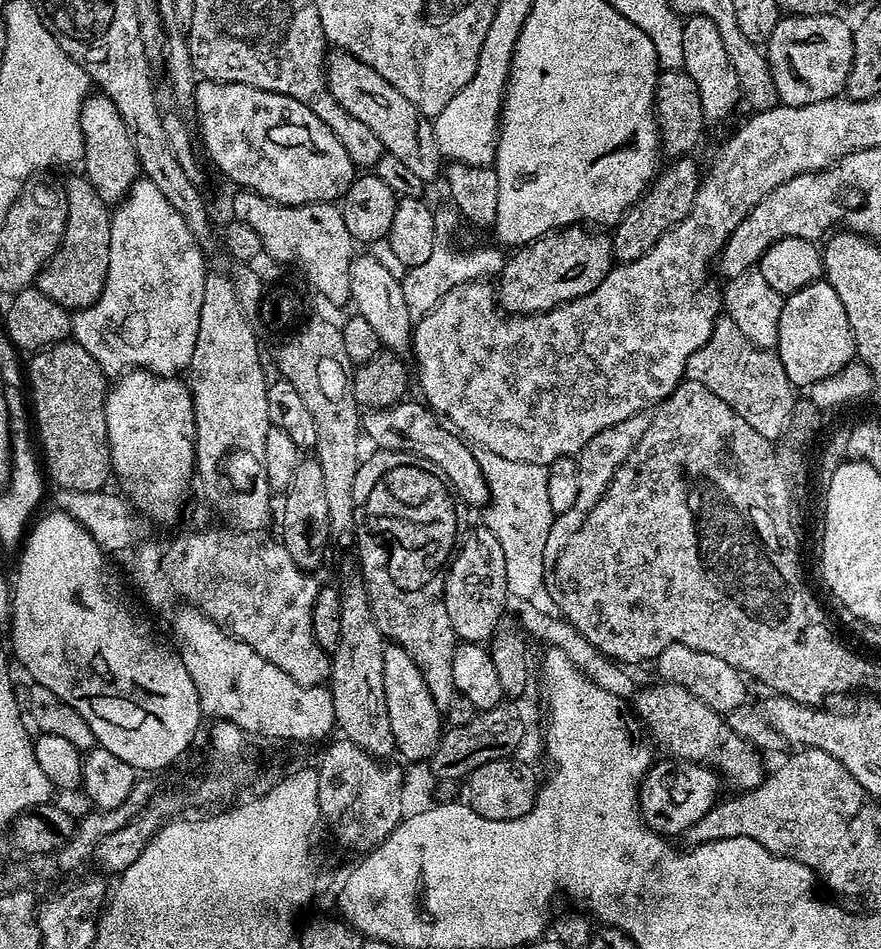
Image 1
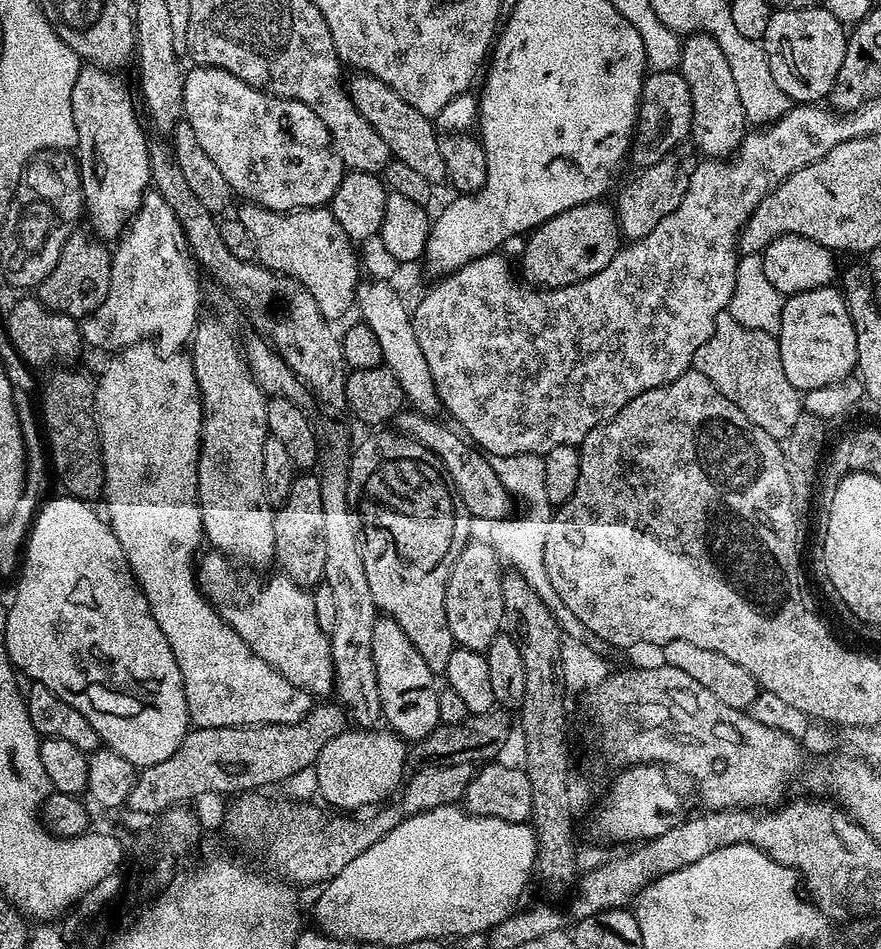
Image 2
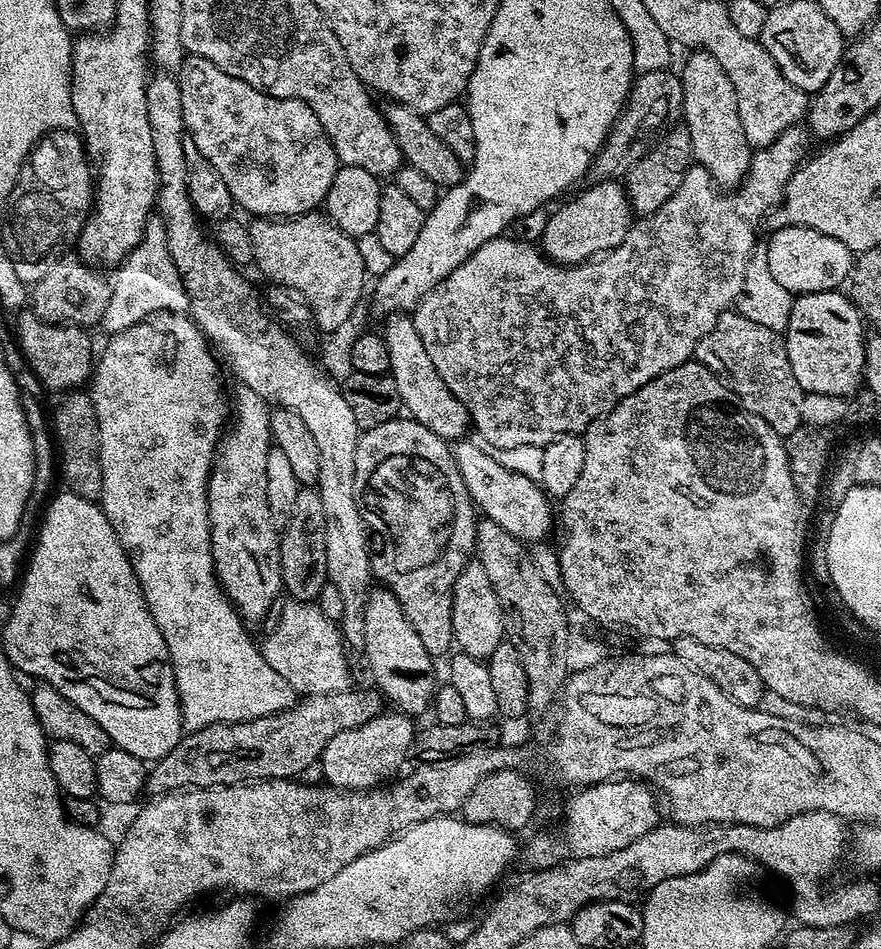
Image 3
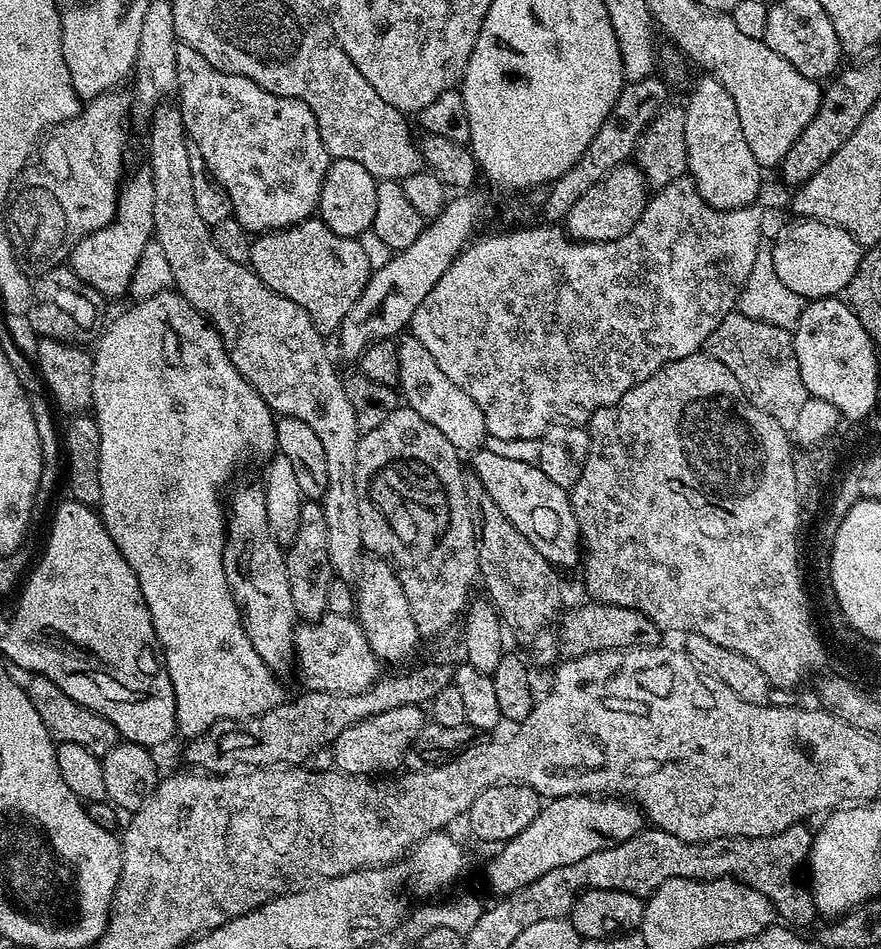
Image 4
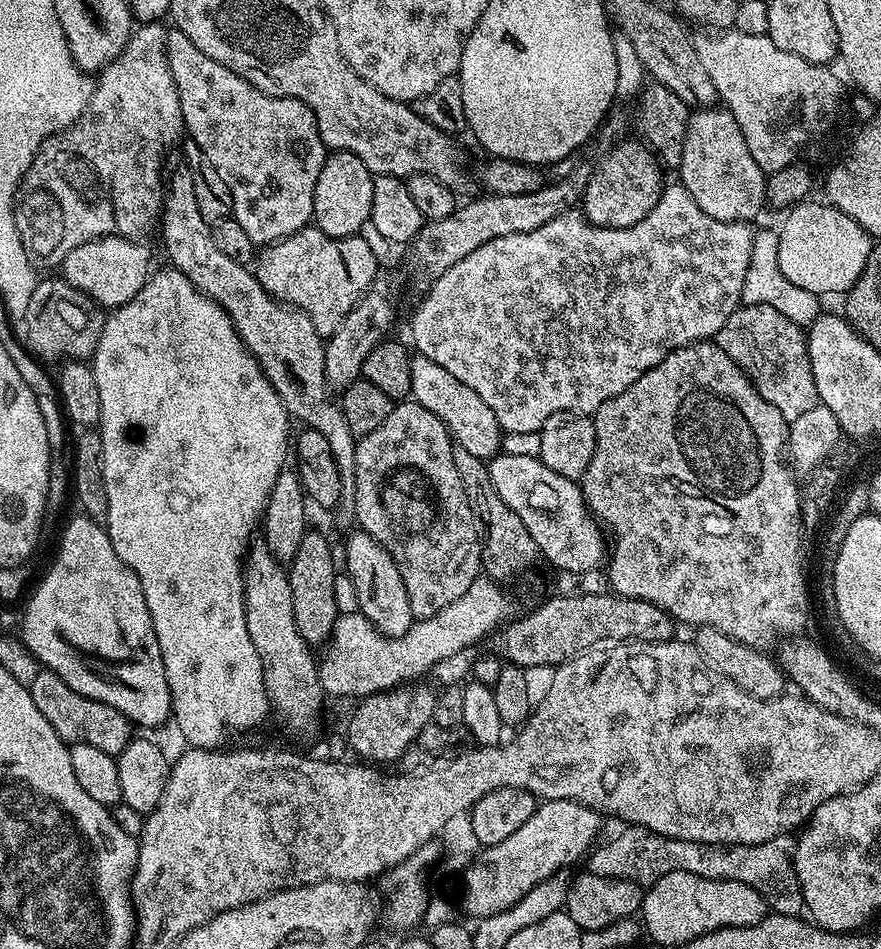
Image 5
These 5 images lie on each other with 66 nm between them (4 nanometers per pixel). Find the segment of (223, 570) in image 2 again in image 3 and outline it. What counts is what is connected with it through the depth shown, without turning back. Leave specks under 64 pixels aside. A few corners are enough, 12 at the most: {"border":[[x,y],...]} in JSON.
{"border":[[289,599],[262,640],[297,697],[348,684],[346,641],[319,603]]}

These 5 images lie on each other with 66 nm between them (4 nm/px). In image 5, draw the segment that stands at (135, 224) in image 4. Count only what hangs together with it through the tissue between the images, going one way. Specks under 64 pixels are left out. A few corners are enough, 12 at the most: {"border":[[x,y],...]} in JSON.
{"border":[[103,236],[70,250],[59,275],[120,308],[154,268],[144,242]]}

